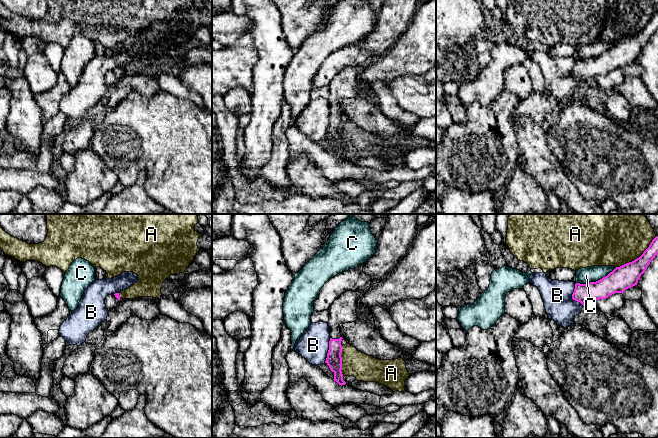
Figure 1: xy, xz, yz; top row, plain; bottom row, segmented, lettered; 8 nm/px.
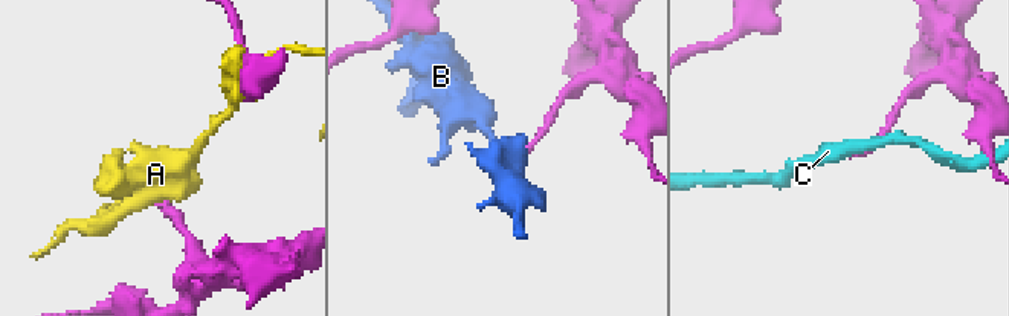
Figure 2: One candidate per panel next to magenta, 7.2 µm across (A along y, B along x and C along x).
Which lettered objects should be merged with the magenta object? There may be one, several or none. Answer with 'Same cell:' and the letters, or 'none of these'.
Same cell: none of these

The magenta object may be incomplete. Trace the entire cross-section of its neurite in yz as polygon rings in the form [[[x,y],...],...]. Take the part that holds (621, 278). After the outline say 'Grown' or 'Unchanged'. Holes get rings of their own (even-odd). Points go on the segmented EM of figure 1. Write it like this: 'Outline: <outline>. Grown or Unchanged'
Outline: [[[656,236],[643,254],[632,262],[616,267],[607,276],[588,284],[575,284],[572,299],[583,306],[595,300],[606,299],[612,294],[622,293],[635,285],[650,262],[658,254],[658,236]]]. Unchanged

